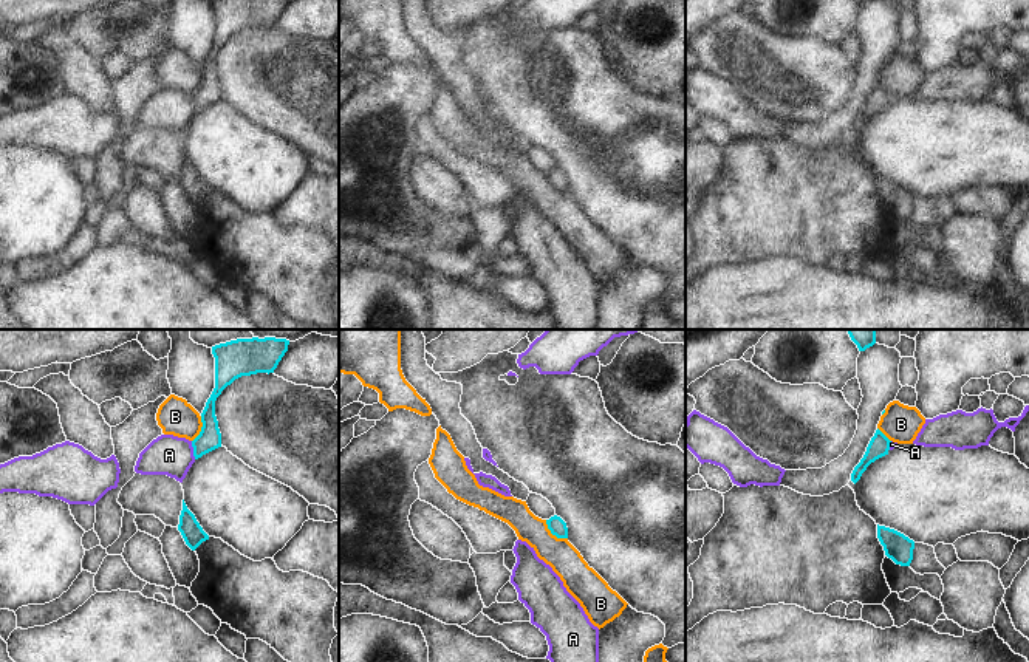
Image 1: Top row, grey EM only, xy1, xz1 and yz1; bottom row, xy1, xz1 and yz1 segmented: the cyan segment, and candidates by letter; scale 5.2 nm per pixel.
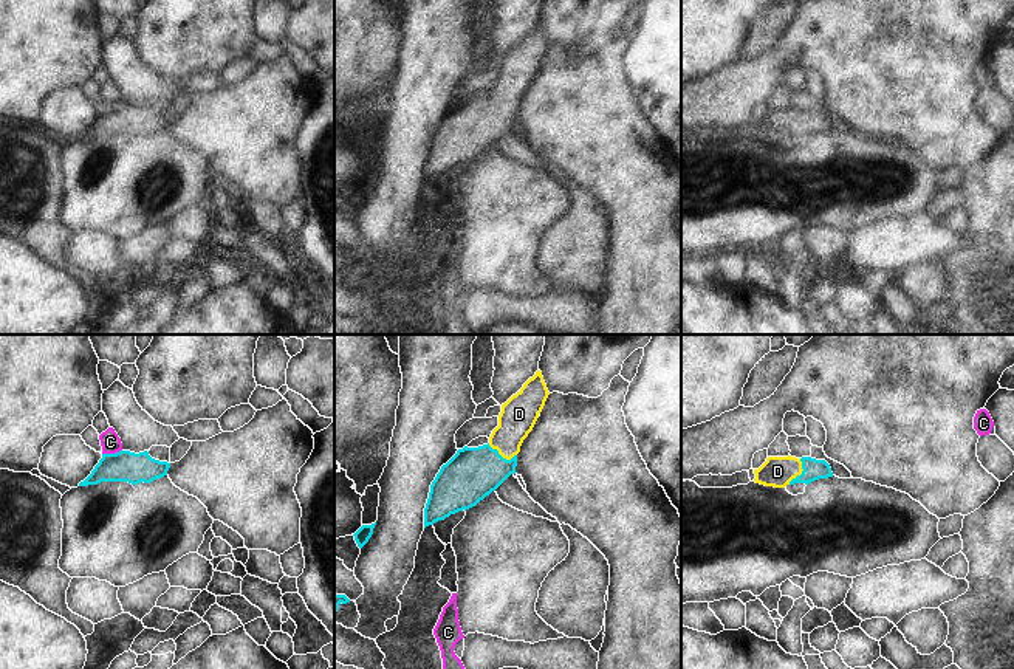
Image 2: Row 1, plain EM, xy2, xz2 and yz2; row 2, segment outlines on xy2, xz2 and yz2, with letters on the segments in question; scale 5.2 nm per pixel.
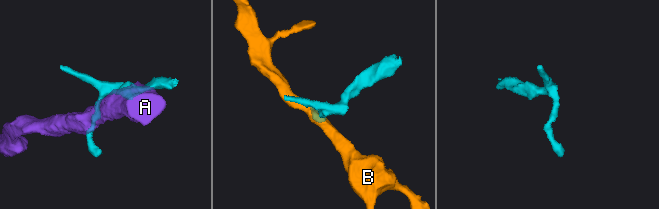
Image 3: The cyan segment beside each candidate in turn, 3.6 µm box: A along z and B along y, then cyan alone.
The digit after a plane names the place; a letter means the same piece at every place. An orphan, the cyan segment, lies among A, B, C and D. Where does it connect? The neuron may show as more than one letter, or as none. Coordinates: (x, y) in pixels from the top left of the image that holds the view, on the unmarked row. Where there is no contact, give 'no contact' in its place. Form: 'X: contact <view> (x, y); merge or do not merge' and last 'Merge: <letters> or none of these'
A: contact xy1 (194, 104); do not merge
B: contact xz1 (553, 187); do not merge
C: contact xy2 (112, 107); do not merge
D: contact xz2 (500, 109); merge
Merge: D

